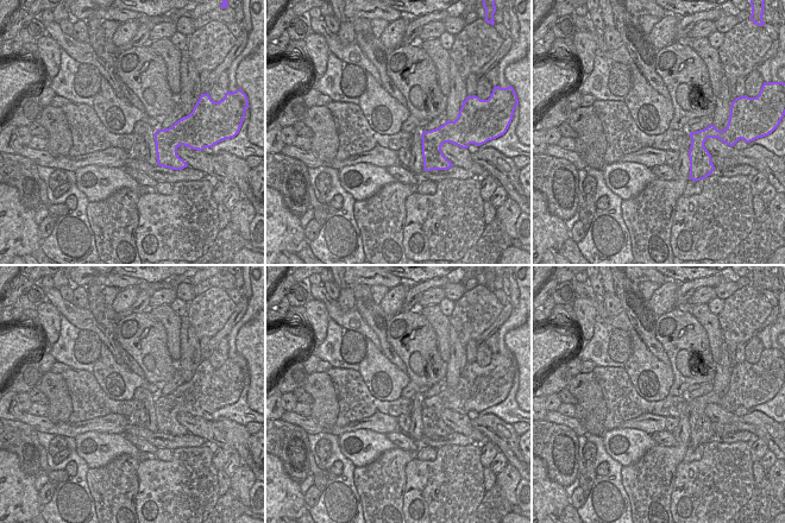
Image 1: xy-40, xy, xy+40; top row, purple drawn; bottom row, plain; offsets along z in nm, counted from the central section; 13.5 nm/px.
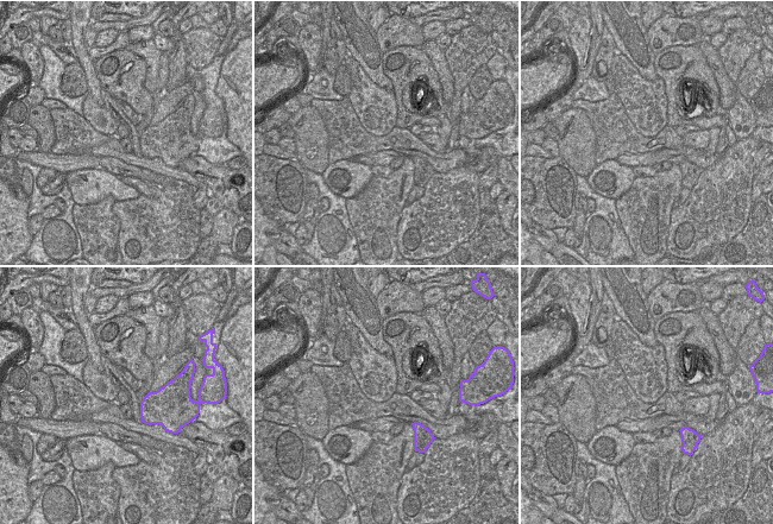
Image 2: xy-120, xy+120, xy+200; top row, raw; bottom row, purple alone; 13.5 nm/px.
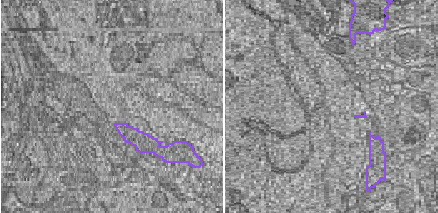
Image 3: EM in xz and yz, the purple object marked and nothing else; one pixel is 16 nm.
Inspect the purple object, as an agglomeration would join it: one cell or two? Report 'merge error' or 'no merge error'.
merge error

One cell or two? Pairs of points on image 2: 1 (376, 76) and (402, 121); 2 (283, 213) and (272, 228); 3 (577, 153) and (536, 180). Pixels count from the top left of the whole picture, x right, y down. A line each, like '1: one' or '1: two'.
1: two
2: two
3: two

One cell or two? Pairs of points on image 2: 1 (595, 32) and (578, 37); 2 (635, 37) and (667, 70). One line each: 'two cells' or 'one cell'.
1: two cells
2: two cells

